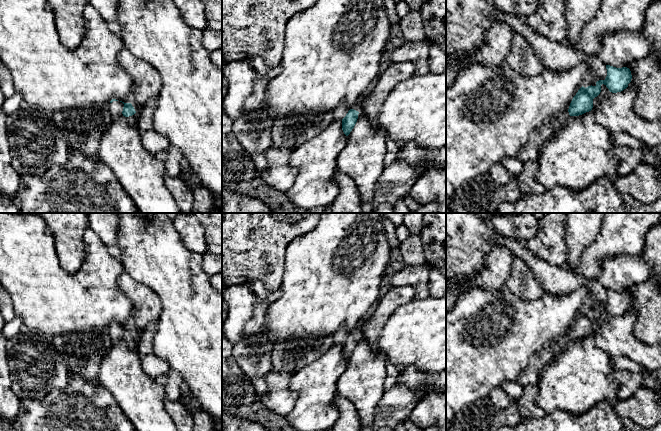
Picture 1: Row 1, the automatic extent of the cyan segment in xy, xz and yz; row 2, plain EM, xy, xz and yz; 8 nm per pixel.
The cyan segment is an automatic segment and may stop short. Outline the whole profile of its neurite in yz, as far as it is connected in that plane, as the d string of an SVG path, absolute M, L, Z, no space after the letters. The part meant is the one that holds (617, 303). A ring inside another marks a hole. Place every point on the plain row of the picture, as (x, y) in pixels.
M606 289L607 300L604 304L596 306L595 310L581 311L573 321L571 327L564 332L559 339L543 352L530 360L529 366L517 379L517 383L523 388L528 385L538 385L539 380L549 364L561 355L571 340L579 340L589 336L593 332L593 323L601 316L601 309L604 308L610 316L621 316L631 306L631 295L627 291L616 292Z

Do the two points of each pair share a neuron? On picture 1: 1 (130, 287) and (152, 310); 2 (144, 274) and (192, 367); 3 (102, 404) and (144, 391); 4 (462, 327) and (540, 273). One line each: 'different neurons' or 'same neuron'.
1: same neuron
2: same neuron
3: different neurons
4: different neurons

